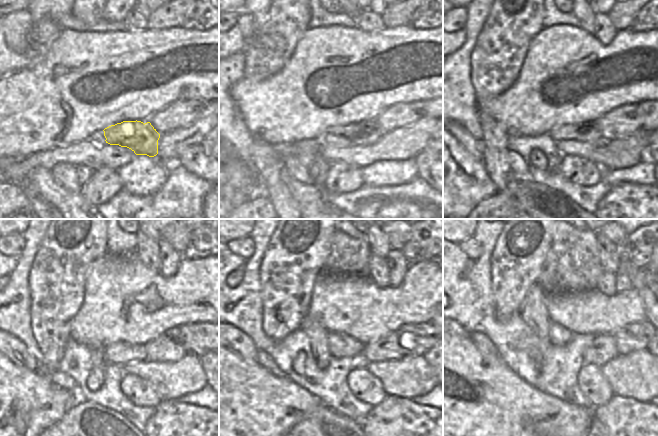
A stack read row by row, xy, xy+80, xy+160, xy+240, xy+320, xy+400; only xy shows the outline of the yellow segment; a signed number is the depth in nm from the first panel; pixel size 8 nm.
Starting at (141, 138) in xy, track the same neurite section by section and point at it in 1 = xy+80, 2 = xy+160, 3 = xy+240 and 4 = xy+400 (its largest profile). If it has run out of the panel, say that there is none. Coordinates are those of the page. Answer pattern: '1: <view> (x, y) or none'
1: xy+80 (367, 132)
2: xy+160 (587, 132)
3: xy+240 (121, 353)
4: xy+400 (559, 335)

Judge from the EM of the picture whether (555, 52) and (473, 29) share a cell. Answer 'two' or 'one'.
two

